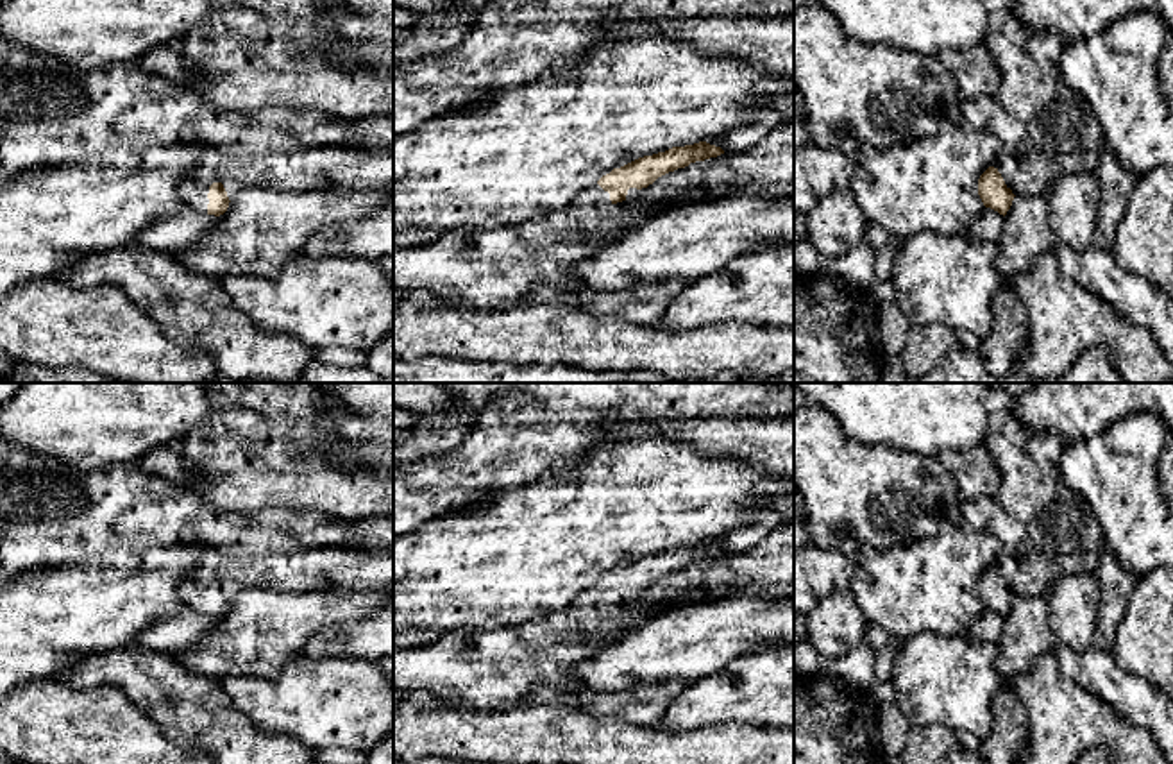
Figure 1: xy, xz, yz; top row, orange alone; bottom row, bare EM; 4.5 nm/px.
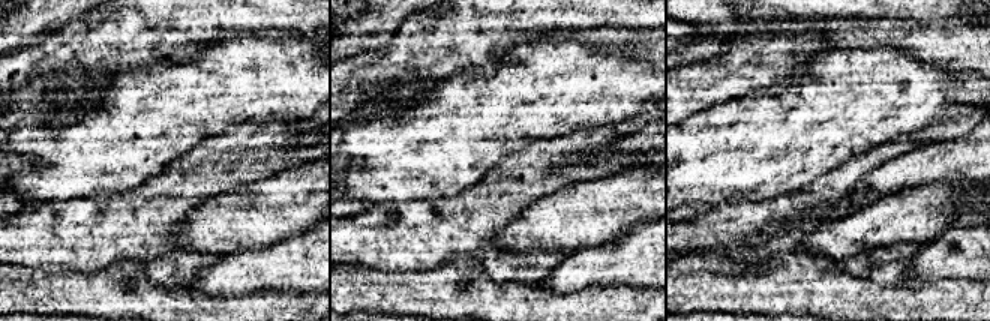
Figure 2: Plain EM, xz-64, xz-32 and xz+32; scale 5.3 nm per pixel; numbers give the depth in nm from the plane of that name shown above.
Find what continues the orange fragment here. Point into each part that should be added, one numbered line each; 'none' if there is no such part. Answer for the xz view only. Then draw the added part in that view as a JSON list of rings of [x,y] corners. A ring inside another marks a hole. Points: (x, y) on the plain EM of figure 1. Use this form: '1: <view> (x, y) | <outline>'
1: xz (487, 668) | [[[574,598],[563,610],[551,612],[545,617],[517,626],[467,628],[442,632],[431,644],[420,648],[393,646],[393,691],[399,698],[415,692],[429,692],[438,700],[479,709],[513,707],[519,705],[531,691],[554,687],[558,691],[576,691],[570,671],[586,662],[601,649],[615,642],[624,632],[654,617],[654,610],[638,601],[622,601],[610,608],[595,608],[583,612]]]

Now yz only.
1: yz (1034, 571) | [[[1030,549],[1016,562],[1012,576],[1012,594],[1016,598],[1044,596],[1048,585],[1059,576],[1075,573],[1096,573],[1100,551],[1080,555],[1048,556],[1039,549]]]

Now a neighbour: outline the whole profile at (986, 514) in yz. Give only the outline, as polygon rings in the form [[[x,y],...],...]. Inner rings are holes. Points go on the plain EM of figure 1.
[[[982,497],[964,503],[960,524],[976,531],[989,531],[1001,542],[998,556],[989,567],[994,567],[1001,574],[1007,589],[1012,590],[1016,562],[1032,549],[1032,540],[1025,531],[1025,526],[1010,517],[996,497]]]

